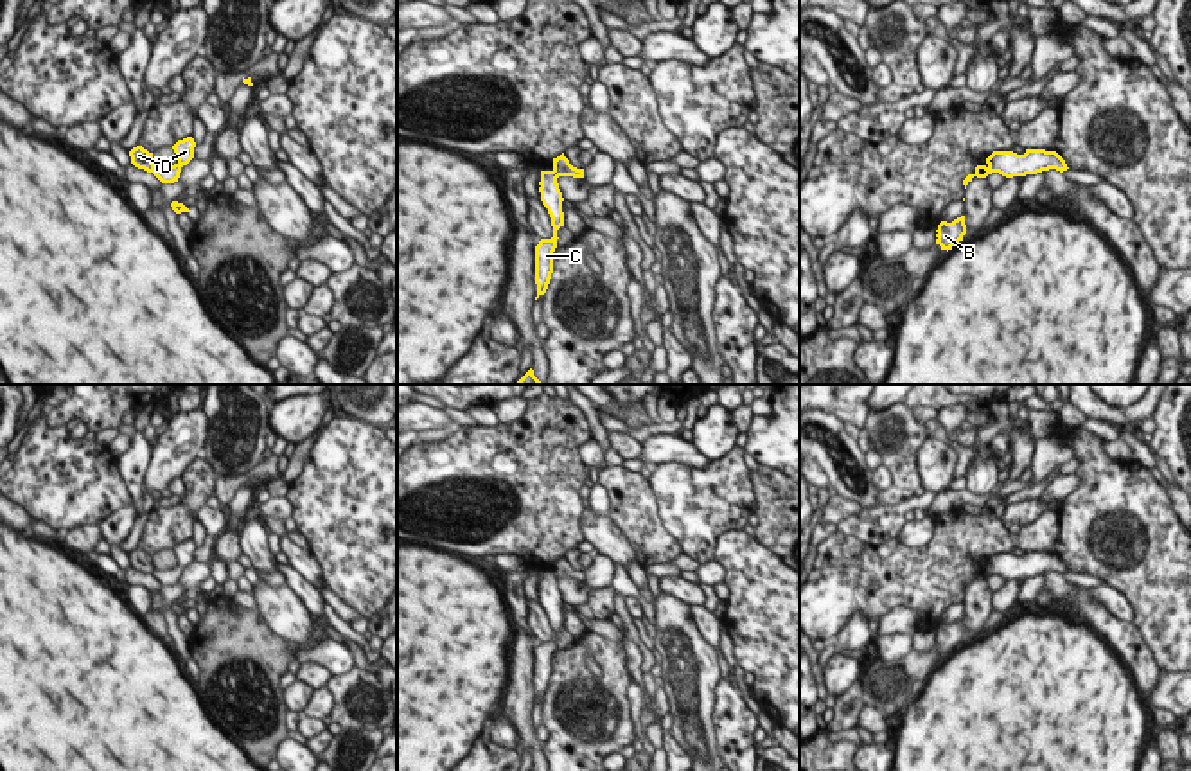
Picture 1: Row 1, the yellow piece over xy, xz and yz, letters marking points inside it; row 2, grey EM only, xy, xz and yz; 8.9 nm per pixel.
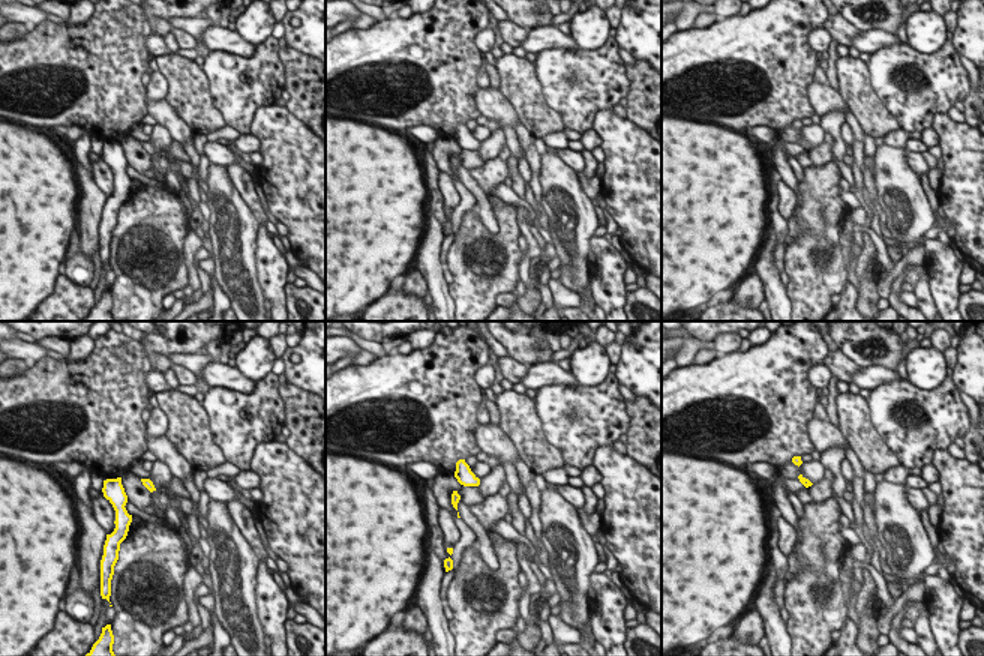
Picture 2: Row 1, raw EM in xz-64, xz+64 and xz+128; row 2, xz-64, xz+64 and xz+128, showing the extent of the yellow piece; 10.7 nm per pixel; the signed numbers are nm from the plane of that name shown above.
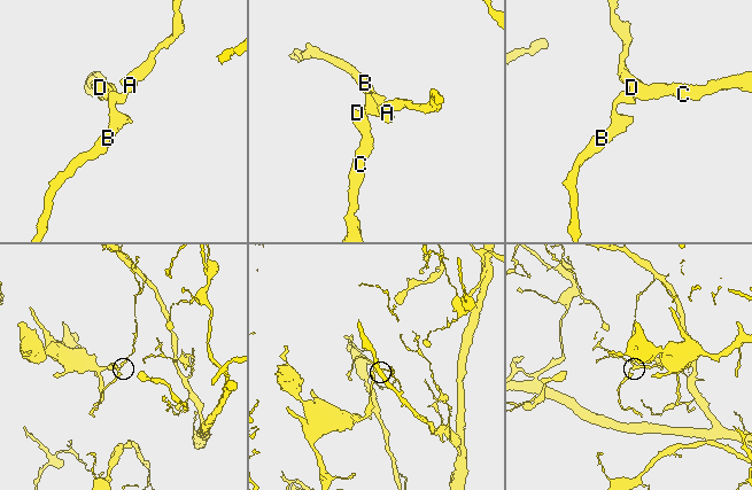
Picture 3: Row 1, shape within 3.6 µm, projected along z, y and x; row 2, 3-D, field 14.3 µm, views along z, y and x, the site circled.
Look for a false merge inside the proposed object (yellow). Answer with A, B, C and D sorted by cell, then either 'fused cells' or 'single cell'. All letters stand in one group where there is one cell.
A B / C D | fused cells

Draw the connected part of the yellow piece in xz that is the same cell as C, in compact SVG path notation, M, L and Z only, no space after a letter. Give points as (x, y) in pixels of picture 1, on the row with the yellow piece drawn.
M541 171L539 182L541 201L548 208L553 226L551 239L541 239L535 246L535 284L537 297L535 300L546 293L551 273L553 273L553 252L557 248L557 230L564 226L564 212L562 212L562 192L557 183L557 176L553 171Z

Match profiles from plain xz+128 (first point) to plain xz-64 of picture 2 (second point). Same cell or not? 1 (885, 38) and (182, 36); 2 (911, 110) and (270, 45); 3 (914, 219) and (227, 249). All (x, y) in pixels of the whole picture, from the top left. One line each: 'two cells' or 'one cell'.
1: two cells
2: one cell
3: one cell

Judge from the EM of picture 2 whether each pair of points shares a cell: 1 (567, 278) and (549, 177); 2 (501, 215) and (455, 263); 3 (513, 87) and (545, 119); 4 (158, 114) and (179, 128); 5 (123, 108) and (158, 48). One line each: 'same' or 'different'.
1: same
2: same
3: same
4: same
5: different

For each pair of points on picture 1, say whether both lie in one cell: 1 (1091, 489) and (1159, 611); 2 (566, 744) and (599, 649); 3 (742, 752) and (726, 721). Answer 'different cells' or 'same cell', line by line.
1: same cell
2: same cell
3: same cell

